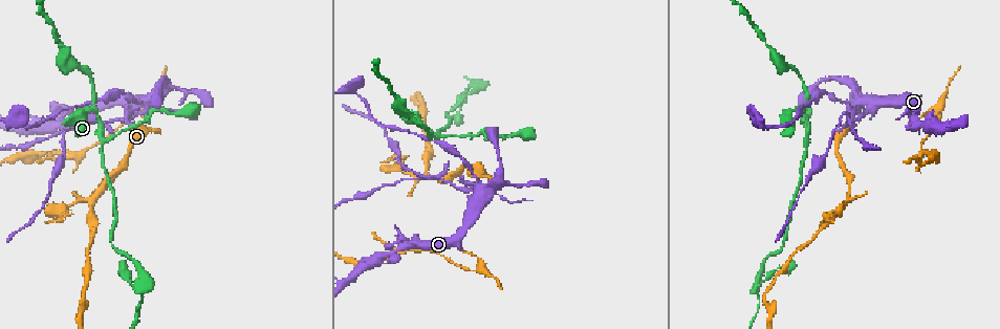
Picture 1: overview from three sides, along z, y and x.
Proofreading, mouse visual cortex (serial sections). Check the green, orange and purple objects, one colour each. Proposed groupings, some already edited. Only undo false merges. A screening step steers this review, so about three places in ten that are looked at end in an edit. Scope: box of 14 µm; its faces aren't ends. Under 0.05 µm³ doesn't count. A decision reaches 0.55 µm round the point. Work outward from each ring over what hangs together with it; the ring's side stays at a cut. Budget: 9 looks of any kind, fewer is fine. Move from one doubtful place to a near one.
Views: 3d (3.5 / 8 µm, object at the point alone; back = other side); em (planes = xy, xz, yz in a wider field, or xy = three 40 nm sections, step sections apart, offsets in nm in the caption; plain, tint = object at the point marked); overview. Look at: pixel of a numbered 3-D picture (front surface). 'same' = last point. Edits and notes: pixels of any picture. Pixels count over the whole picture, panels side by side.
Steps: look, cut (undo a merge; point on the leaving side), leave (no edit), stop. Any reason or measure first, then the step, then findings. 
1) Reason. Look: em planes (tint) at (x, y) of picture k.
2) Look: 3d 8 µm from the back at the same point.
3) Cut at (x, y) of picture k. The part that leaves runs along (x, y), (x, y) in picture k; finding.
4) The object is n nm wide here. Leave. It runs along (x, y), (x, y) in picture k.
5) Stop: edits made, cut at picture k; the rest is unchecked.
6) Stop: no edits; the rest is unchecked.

Look: 3d 3.5 µm at (439, 135) of picture 1.

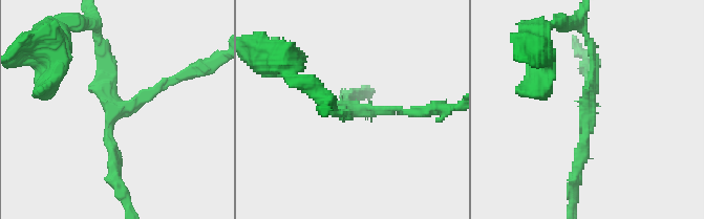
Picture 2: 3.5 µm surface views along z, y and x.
3 arms meet here; the arms are 150, 150, 200 nm wide. Look: em xy step 2 (tint) at (110, 105) of picture 2.

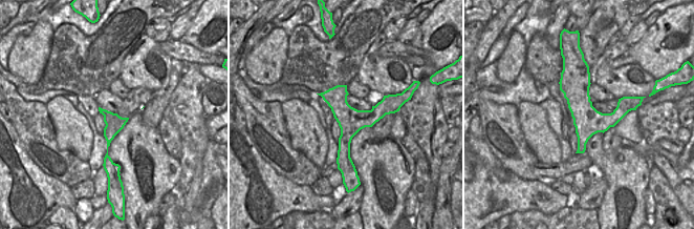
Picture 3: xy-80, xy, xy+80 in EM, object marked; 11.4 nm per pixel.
Another direction. Look: em xy step 5 (tint) at the same point.

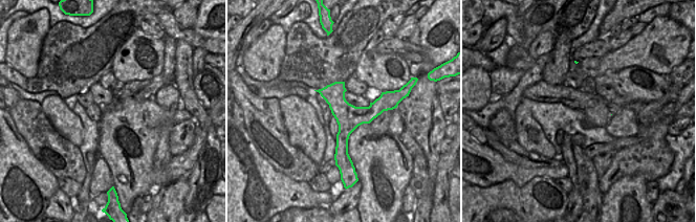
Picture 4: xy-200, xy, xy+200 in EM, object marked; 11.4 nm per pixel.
Leave. It runs along (98, 37), (107, 57), (113, 172) in picture 2; one cell here.

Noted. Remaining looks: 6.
A fork. Look: 3d 3.5 µm at (144, 101) of picture 1.

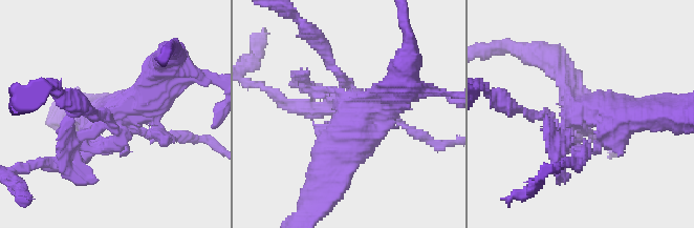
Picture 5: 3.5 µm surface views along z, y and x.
Now the EM. Look: em planes (tint) at (584, 111) of picture 5.

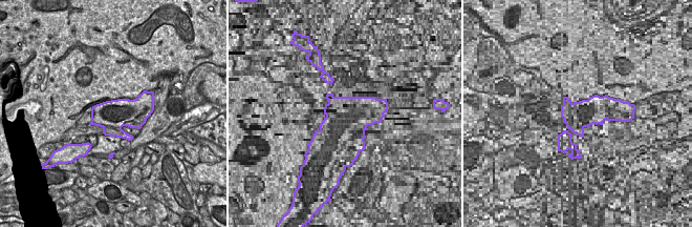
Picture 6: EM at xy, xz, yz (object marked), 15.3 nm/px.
Cut at (276, 96) of picture 5. A second cell is stuck on.

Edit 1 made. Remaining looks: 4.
Branch point. Look: 3d 3.5 µm at (90, 198) of picture 1.

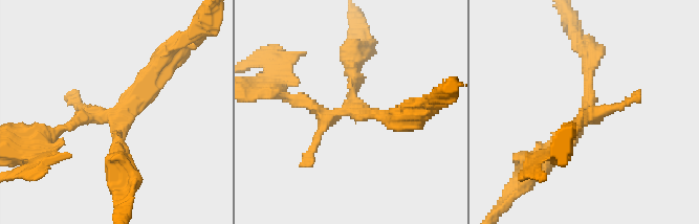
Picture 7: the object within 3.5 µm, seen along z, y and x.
Need the tissue. Look: em xy step 3 (tint) at (355, 111) of picture 7.

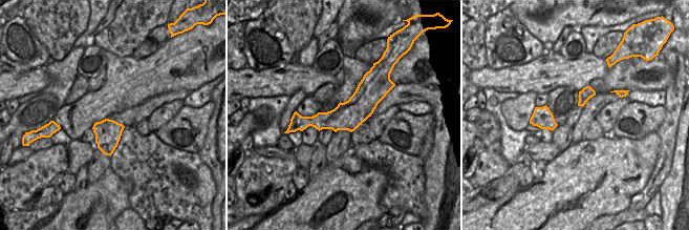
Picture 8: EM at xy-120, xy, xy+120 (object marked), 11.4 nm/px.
Leave. It runs along (383, 93), (340, 119), (299, 123) in picture 8; continuous, no second cell.

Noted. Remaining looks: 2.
Three arms meet. Look: em xy step 5 (tint) at (142, 287) of picture 1.

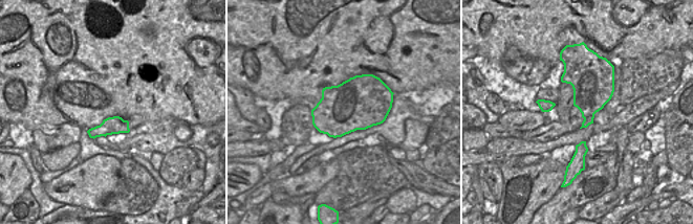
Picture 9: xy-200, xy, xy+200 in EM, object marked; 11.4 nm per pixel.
Look: 3d 3.5 µm at the same point.

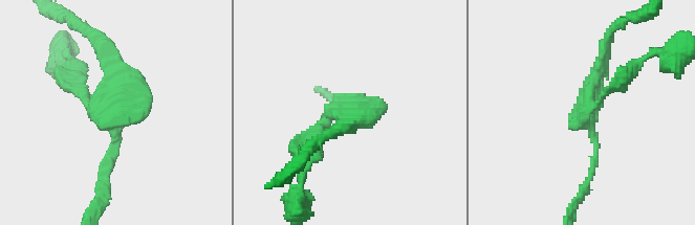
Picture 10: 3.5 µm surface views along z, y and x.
The arms are 100, 150, 200 nm wide. Leave. Continuous, no second cell.

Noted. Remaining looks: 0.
Stop: edits made, cut at picture 5; the rest is unchecked.

